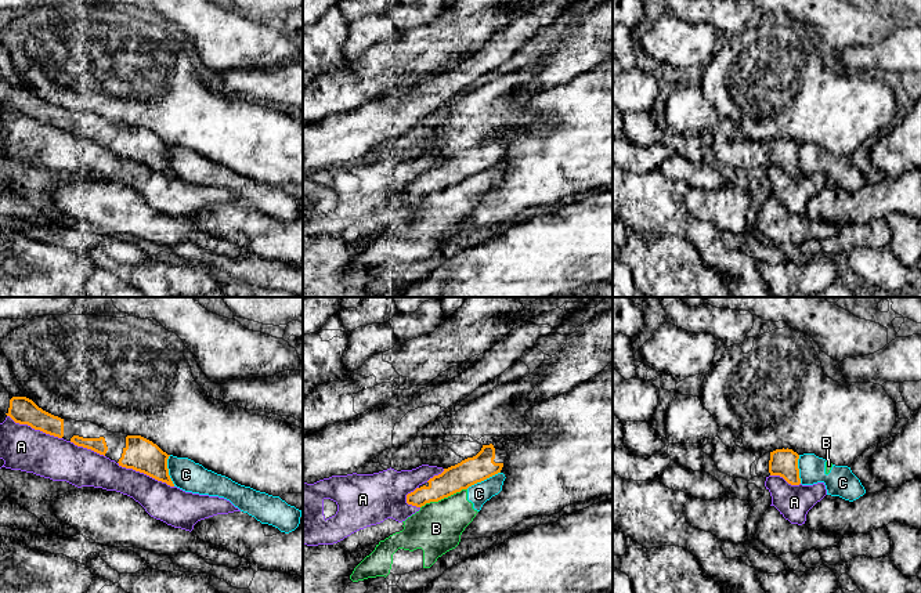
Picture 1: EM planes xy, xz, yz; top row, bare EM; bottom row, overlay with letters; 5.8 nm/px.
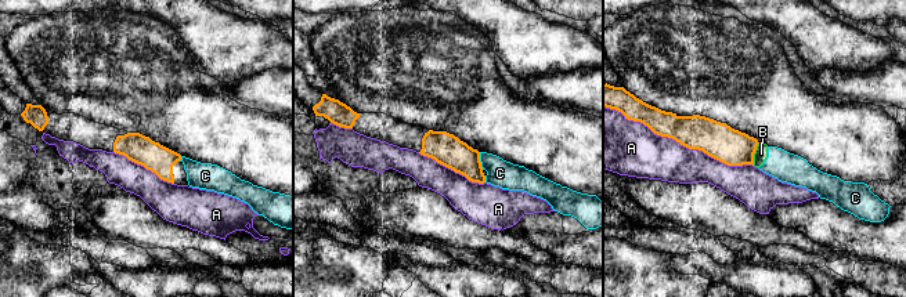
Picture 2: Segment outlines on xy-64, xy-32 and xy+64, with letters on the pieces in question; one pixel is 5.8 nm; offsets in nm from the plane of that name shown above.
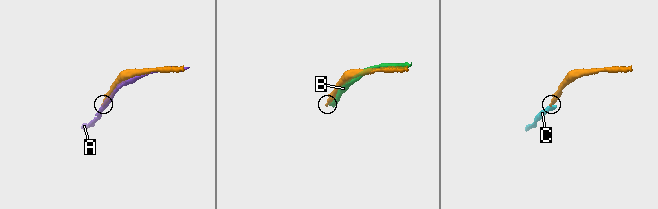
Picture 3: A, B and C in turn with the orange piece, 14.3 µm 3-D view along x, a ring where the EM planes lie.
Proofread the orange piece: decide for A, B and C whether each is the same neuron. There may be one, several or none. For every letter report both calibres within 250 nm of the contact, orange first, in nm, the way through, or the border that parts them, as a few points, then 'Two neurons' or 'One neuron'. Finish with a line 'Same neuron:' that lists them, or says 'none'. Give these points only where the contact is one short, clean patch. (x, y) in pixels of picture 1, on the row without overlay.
A: Thickness 190 nm (orange) against 220 nm. Two neurons
B: Thickness 160 nm (orange) against 300 nm. Two neurons
C: Thickness 160 nm (orange) against 120 nm. Boundary: xz (499, 162), (466, 179). Two neurons
Same neuron: none

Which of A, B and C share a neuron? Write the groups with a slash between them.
A / B C

